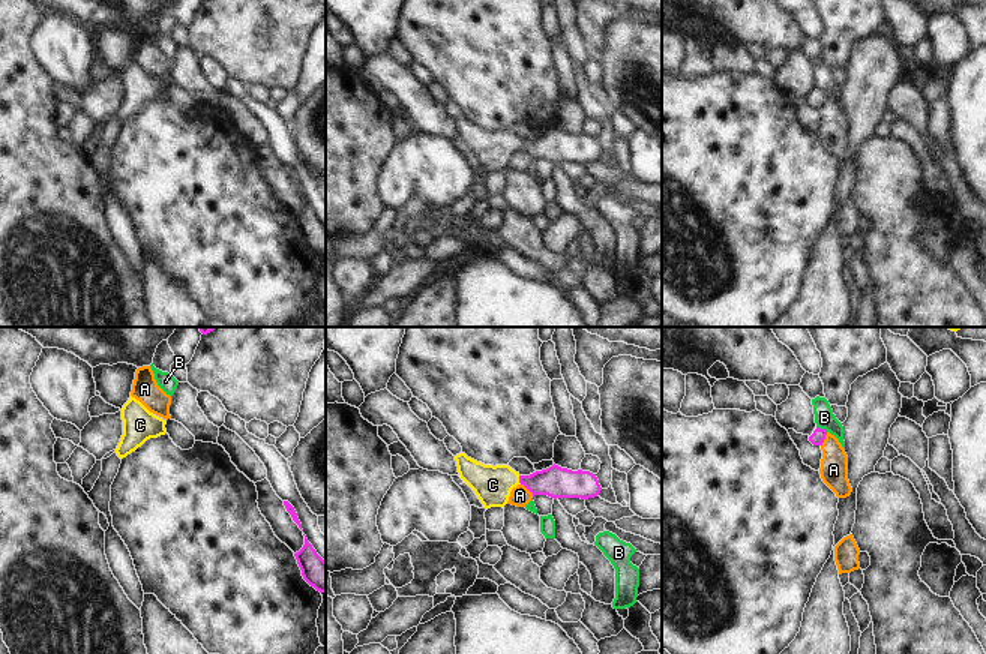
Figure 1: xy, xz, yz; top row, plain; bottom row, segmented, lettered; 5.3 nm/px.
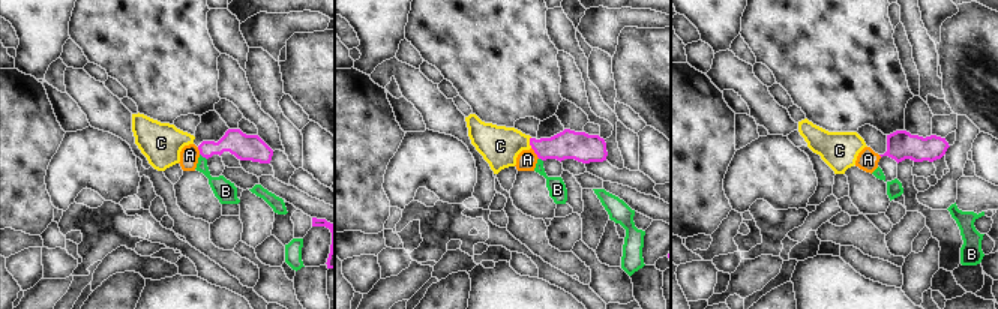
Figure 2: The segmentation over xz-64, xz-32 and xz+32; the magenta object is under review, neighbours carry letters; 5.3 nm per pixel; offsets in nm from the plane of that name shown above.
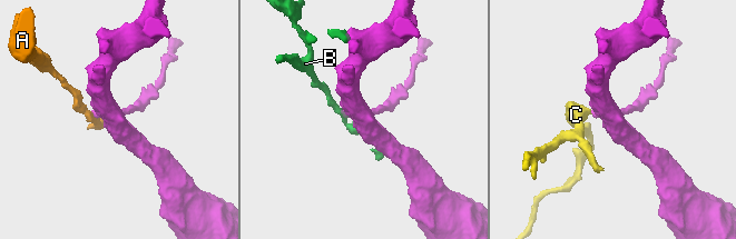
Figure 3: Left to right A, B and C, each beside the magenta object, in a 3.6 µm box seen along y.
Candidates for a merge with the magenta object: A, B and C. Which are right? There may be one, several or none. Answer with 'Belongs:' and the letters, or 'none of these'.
Belongs: C

